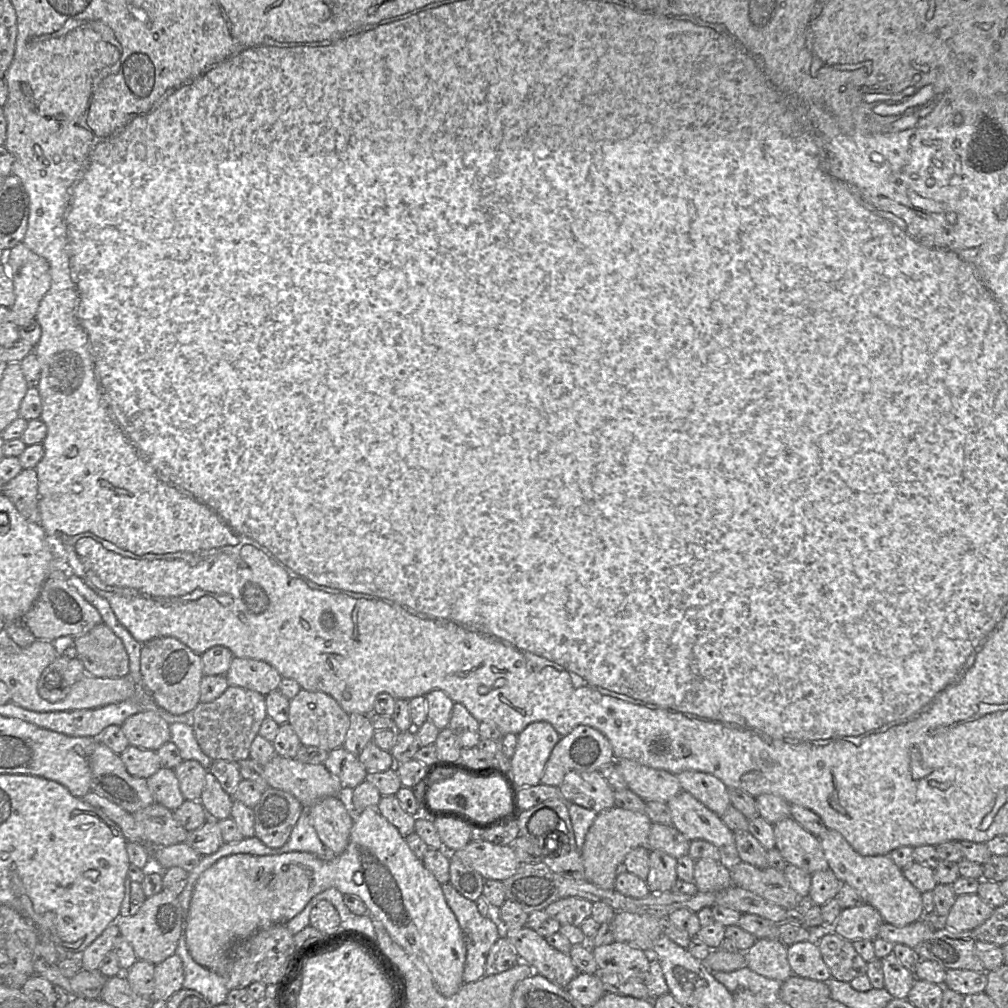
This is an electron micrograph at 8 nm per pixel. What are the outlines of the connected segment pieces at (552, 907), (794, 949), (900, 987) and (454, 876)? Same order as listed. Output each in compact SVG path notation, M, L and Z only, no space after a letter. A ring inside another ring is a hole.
M566 897L551 903L545 911L561 925L579 926L592 914L593 902L580 897Z
M815 939L787 946L787 957L794 975L818 981L832 978Z
M893 953L881 959L881 963L884 988L893 998L906 999L916 980L914 973L905 968Z
M450 856L449 874L449 884L465 898L476 902L482 895L485 879L453 856Z

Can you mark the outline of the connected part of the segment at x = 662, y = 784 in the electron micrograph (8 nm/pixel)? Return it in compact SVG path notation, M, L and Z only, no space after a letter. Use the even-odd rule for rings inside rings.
M630 759L613 762L627 784L627 789L646 801L667 803L681 791L677 776Z

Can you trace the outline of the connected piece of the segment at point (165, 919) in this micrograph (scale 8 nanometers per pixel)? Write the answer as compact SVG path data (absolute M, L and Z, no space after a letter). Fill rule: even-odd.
M162 889L159 893L145 899L136 914L118 918L116 921L120 935L132 946L139 960L153 965L163 962L175 954L182 930L182 909L178 895L171 890Z

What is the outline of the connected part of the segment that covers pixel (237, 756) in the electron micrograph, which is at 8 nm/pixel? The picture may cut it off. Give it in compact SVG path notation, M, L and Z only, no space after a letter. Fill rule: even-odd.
M228 686L224 693L209 703L199 703L191 714L191 727L201 750L212 760L238 763L249 758L251 743L258 735L263 720L267 717L265 696L237 686Z

